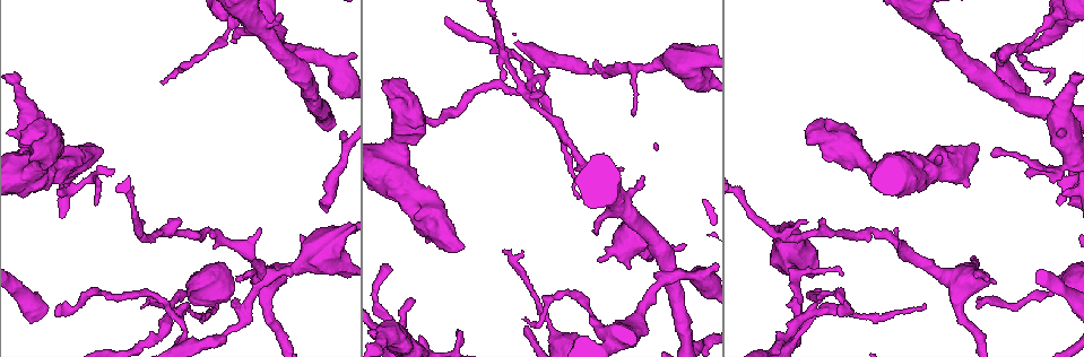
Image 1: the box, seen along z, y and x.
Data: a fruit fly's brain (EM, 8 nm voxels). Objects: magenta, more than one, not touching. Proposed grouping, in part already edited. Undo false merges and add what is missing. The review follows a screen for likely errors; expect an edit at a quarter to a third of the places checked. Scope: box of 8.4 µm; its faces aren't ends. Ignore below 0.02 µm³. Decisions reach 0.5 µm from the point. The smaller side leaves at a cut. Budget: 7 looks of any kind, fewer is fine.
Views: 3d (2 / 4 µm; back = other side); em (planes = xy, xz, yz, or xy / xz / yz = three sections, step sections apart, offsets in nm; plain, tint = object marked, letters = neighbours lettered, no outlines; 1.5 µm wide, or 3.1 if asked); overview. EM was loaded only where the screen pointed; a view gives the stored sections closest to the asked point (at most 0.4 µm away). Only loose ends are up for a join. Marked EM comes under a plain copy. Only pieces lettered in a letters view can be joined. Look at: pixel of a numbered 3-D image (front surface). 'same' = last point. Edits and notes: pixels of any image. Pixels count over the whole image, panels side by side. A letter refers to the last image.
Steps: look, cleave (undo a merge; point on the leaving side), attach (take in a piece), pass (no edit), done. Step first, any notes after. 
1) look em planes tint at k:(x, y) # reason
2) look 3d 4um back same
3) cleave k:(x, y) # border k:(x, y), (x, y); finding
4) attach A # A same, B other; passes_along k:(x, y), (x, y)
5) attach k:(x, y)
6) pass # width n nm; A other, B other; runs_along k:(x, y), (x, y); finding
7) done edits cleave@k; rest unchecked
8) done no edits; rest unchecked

look em xz step 4 letters at 1:(96, 202) # tapers out

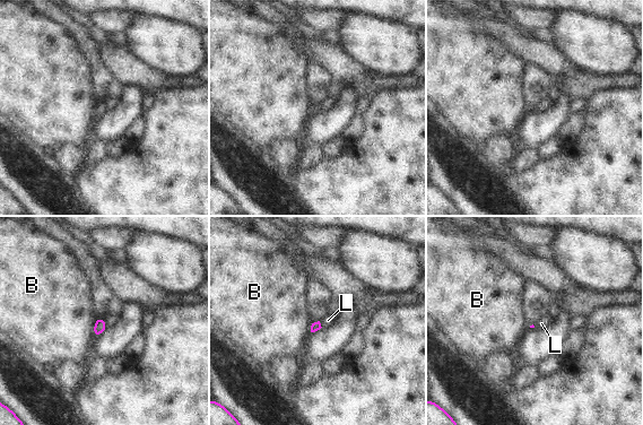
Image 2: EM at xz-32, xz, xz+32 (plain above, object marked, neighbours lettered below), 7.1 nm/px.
look em planes letters same

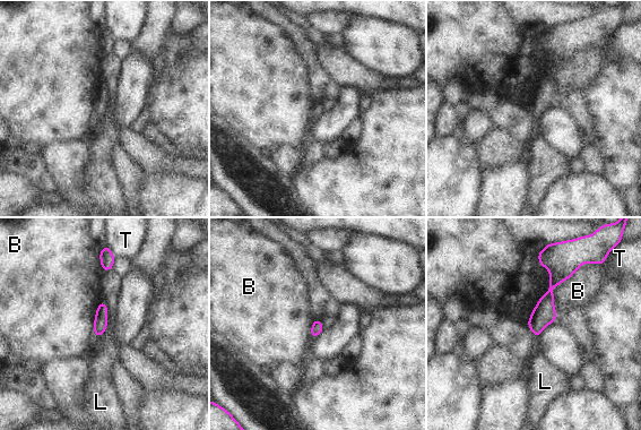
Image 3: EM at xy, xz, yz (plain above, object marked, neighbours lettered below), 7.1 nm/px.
pass # B other, L other, T other; runs_along 3:(540, 258), (553, 283), (536, 332); none of them fits

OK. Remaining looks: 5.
look 3d 2um back at 1:(596, 234) # free end

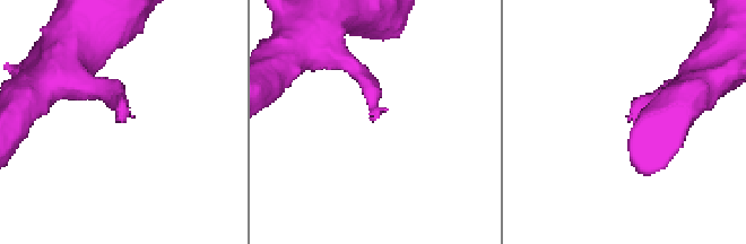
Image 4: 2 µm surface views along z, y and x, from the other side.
look em xz step 4 letters at 4:(370, 114)

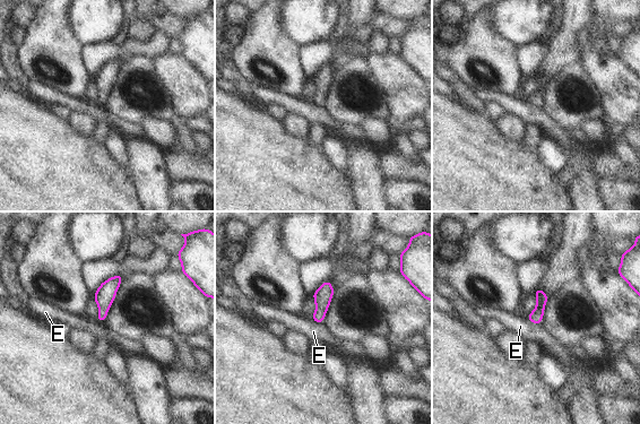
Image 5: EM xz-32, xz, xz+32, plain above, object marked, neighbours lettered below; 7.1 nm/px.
look em planes letters same # cut it another way

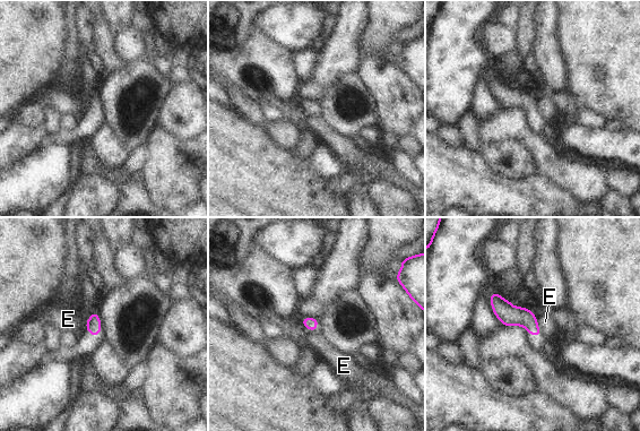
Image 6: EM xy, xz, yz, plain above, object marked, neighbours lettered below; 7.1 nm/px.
pass # E other; border 6:(88, 319), (85, 329); none of them fits

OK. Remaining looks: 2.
done no edits; rest unchecked

